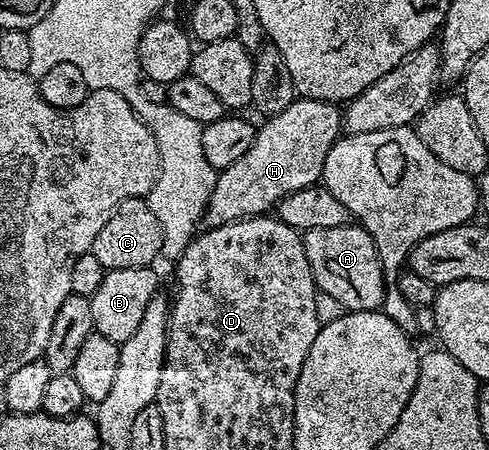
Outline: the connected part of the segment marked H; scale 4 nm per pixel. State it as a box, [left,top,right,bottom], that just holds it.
[204,99,343,226]

